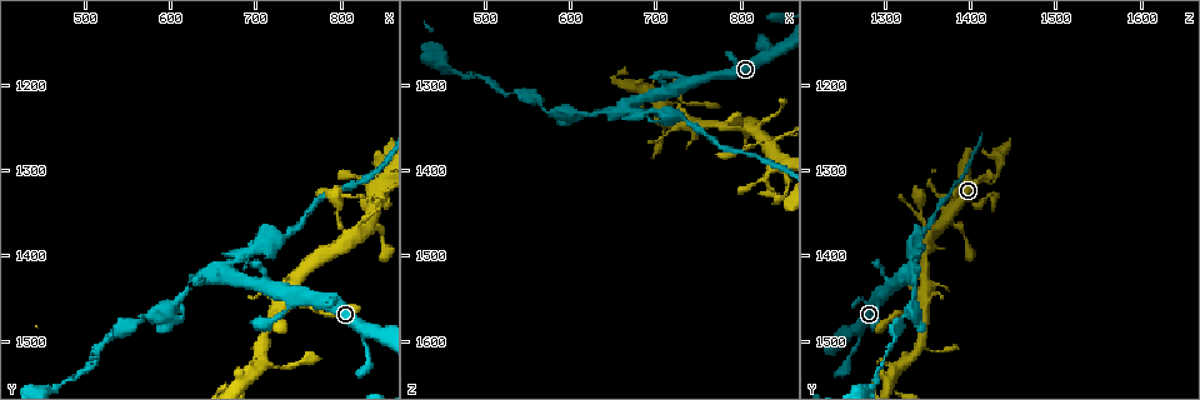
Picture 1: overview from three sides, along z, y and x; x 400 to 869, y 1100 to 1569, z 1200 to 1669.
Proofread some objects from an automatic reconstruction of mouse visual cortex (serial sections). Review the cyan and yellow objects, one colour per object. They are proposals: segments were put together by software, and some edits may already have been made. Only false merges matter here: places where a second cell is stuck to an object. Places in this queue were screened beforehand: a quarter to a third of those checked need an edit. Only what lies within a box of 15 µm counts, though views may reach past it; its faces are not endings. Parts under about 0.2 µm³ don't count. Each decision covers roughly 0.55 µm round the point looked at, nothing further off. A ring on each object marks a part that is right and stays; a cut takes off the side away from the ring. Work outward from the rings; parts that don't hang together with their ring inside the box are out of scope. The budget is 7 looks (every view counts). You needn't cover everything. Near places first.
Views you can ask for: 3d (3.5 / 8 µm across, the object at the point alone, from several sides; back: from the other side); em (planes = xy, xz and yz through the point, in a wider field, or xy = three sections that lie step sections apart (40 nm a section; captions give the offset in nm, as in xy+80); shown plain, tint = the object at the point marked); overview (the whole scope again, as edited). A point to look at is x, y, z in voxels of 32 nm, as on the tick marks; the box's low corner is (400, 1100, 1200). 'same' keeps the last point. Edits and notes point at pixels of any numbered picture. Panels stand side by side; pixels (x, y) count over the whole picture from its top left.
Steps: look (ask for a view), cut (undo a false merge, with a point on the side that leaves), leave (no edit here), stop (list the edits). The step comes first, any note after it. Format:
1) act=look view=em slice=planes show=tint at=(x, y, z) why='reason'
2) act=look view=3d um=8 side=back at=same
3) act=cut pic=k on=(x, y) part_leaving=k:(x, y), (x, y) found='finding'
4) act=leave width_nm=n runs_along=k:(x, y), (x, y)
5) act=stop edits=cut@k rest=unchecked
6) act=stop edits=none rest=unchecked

act=look view=3d um=3.5 at=(840, 1355, 1375) why='three-way junction'

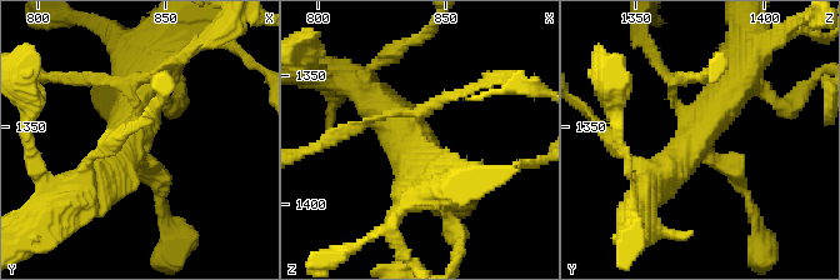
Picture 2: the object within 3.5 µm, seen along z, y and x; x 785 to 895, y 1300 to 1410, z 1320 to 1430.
act=look view=em slice=xy step=5 show=tint at=(837, 1350, 1375)

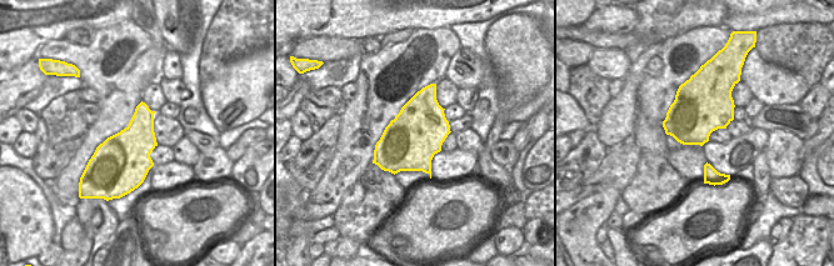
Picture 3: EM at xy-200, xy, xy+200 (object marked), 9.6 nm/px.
act=cut pic=2 on=(98, 76) part_leaving=2:(133, 95), (105, 80), (40, 76) found='a second cell is stuck on'

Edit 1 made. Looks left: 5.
act=look view=3d um=3.5 at=(690, 1545, 1305) why='thick turns thin'

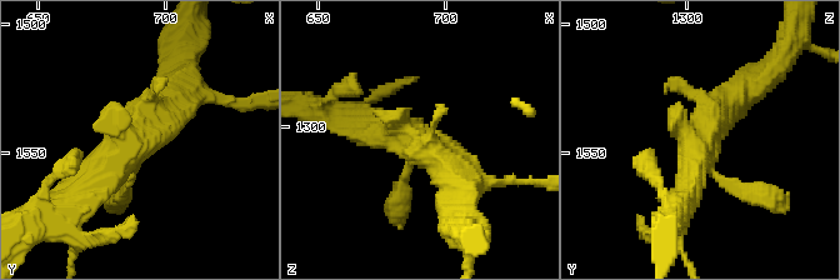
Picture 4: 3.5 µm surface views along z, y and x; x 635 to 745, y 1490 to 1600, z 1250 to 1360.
act=leave runs_along=4:(179, 89), (79, 196), (68, 196) found='one cell here'

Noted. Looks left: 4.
act=look view=3d um=3.5 side=back at=(655, 1415, 1330) why='arms part here'

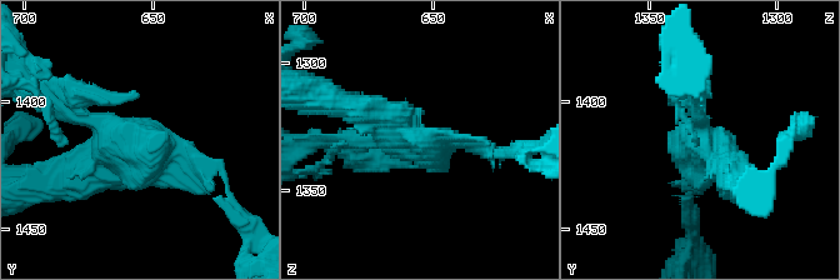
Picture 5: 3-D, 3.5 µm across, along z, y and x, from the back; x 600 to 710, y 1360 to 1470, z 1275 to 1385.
act=look view=em slice=xy step=1 show=plain at=(654, 1418, 1333)

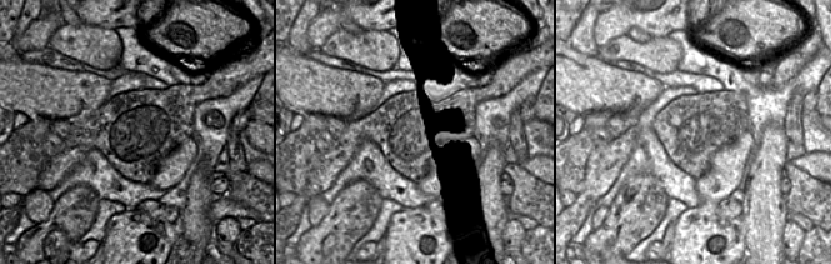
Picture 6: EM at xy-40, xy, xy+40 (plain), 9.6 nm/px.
act=look view=em slice=xy step=1 show=tint at=same

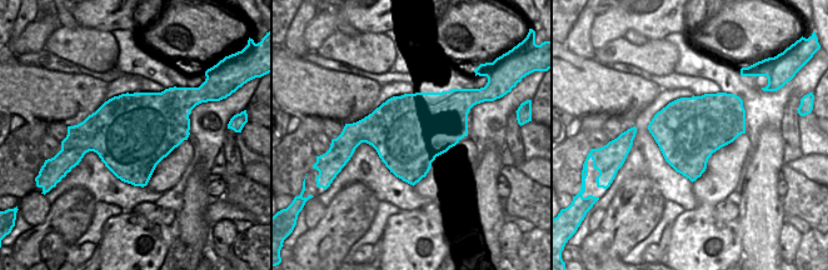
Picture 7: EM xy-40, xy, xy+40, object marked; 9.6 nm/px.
act=cut pic=5 on=(129, 96) part_leaving=5:(115, 153), (184, 153), (210, 184) found='a second cell is stuck on'

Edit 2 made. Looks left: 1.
act=stop edits=cut@2,cut@5 rest=unchecked

